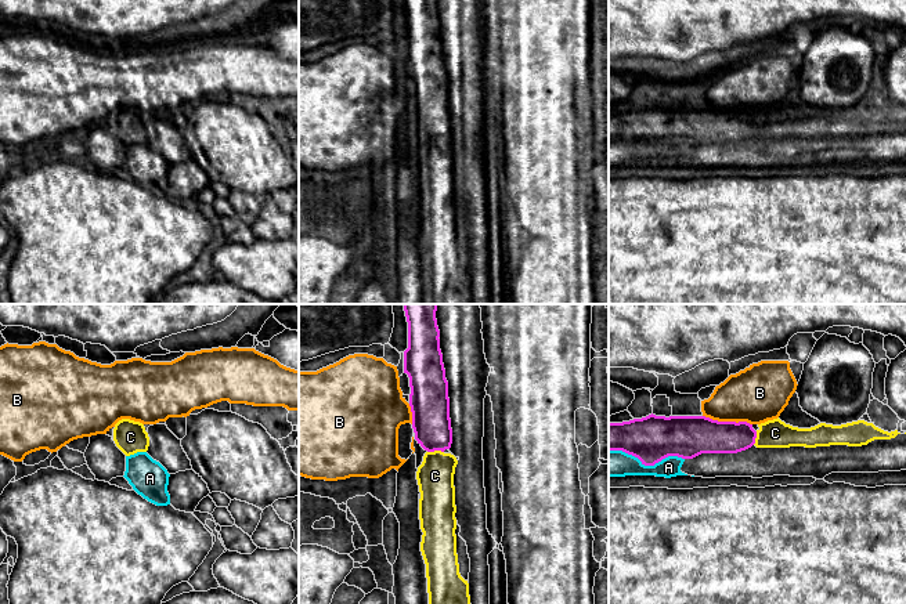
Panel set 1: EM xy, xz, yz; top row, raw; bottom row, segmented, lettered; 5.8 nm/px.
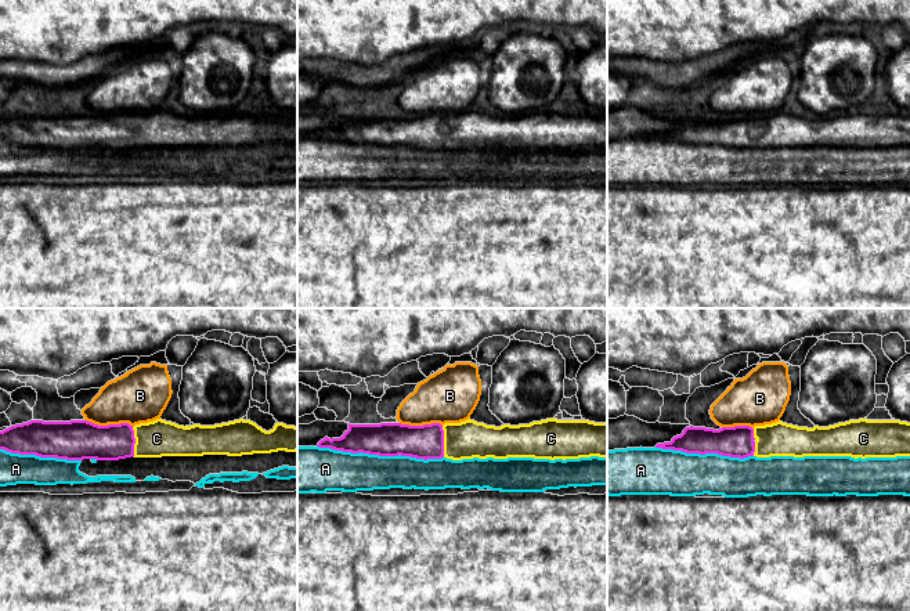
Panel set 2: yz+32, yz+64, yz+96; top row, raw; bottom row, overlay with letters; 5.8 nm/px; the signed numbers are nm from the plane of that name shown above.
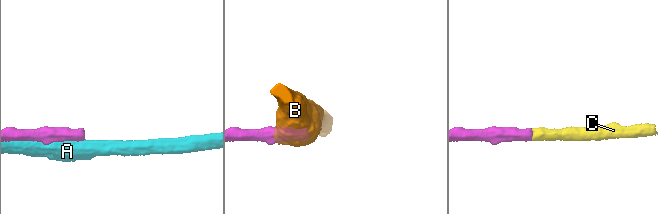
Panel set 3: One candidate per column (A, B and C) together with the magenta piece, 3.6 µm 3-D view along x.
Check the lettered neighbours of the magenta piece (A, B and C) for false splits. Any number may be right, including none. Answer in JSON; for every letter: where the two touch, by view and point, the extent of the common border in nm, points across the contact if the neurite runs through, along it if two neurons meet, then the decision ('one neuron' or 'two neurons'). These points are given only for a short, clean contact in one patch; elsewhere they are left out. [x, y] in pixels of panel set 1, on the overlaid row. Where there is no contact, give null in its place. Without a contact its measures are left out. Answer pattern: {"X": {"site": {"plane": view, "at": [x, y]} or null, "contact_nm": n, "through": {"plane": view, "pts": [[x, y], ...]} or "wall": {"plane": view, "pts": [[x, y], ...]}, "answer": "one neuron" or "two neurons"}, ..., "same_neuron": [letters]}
{"A": {"site": {"plane": "yz", "at": [646, 465]}, "contact_nm": 440, "answer": "two neurons"}, "B": {"site": {"plane": "yz", "at": [728, 422]}, "contact_nm": 300, "wall": {"plane": "yz", "pts": [[703, 415], [711, 419], [749, 422], [751, 425]]}, "answer": "two neurons"}, "C": {"site": {"plane": "xz", "at": [435, 449]}, "contact_nm": 100, "through": {"plane": "xz", "pts": [[430, 407], [435, 449], [435, 476]]}, "answer": "one neuron"}, "same_neuron": ["C"]}

